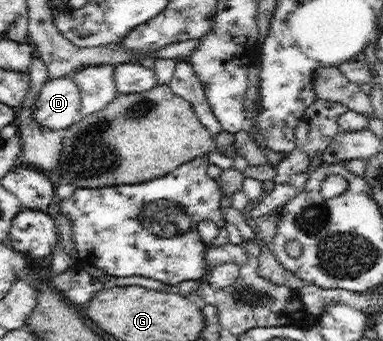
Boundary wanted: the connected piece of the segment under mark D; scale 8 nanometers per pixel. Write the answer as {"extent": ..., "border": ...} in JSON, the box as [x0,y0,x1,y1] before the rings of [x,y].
{"extent":[34,76,81,131],"border":[[[66,76],[48,78],[35,99],[34,119],[44,127],[64,131],[81,119],[79,87]]]}

